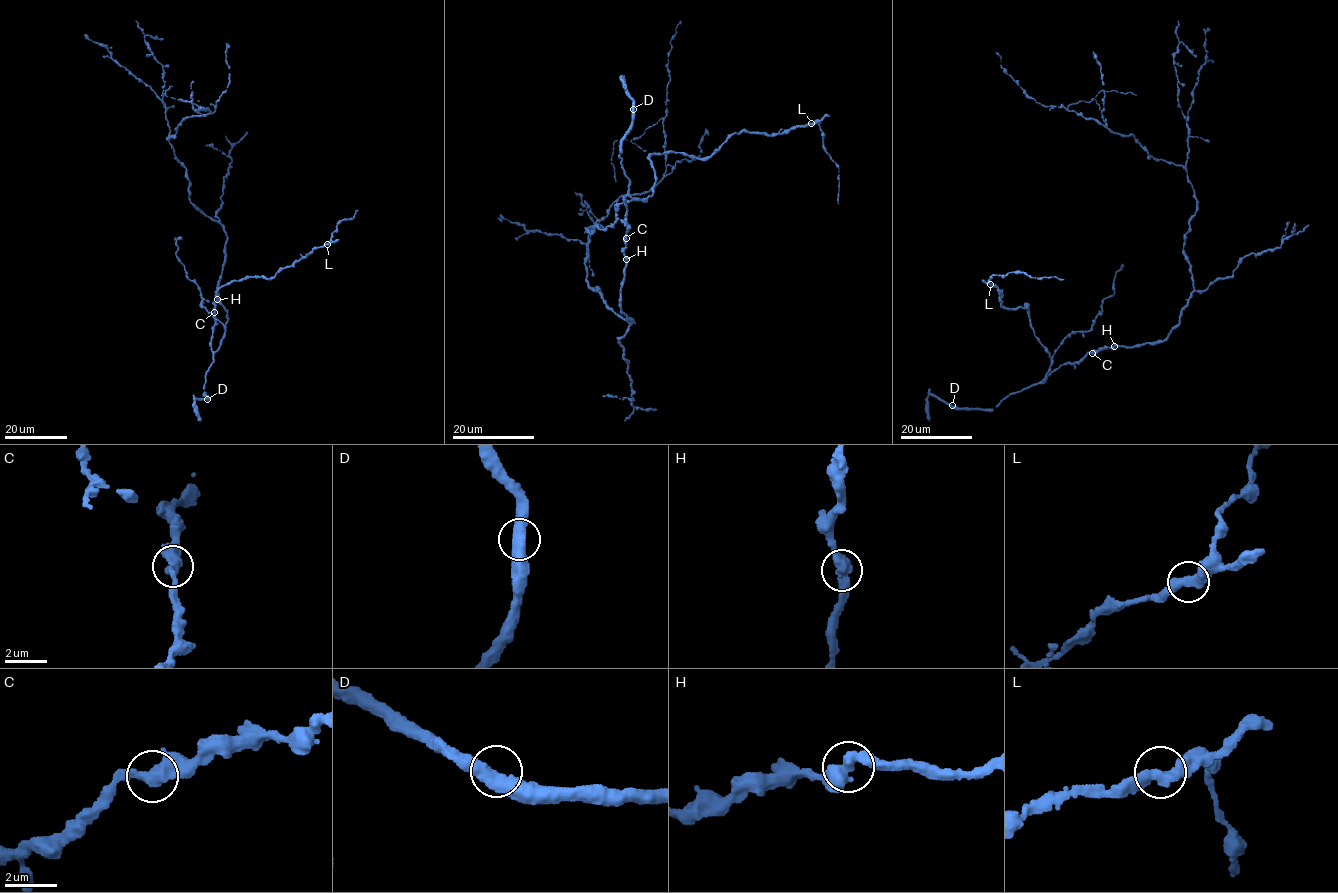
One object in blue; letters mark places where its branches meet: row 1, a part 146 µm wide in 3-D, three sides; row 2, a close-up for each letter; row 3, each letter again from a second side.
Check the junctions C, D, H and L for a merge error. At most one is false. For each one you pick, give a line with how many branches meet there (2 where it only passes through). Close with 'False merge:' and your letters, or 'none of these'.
False merge: none of these

